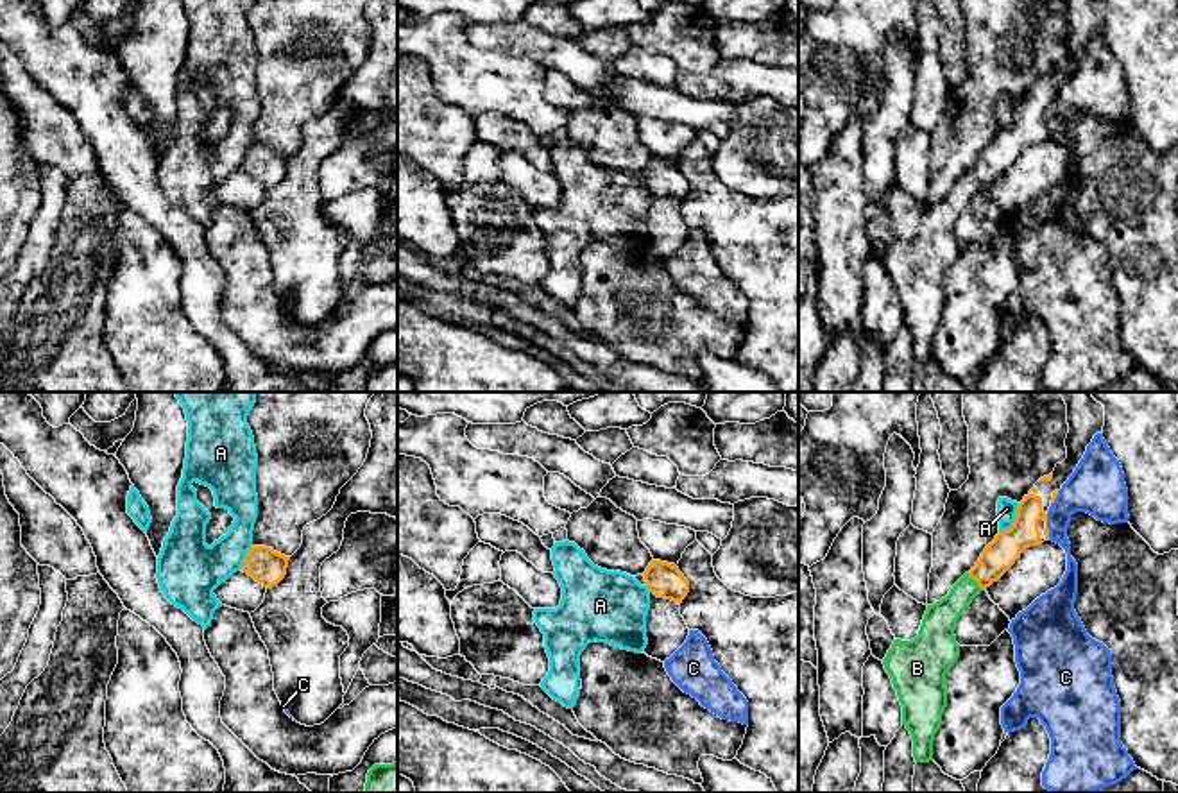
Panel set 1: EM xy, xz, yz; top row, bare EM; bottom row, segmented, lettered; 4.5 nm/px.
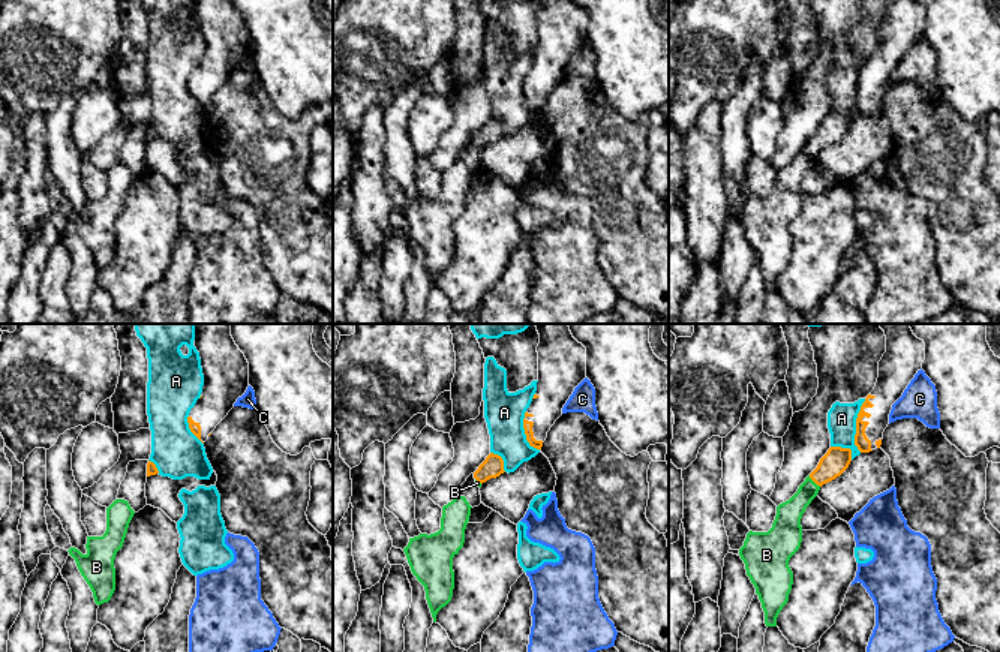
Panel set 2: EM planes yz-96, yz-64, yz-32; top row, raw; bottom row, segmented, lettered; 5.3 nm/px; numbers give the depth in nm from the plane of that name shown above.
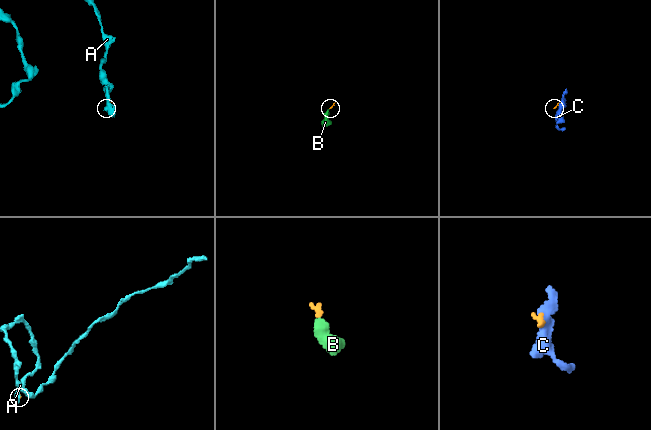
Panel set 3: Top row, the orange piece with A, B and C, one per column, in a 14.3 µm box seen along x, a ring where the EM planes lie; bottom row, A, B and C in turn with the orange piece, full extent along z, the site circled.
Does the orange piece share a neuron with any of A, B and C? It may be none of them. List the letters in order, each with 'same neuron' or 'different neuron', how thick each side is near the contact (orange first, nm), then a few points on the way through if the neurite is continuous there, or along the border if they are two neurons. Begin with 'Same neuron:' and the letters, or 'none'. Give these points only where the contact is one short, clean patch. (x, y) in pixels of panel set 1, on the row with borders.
Same neuron: B
A: different neuron; calibres 150 and 90 nm
B: same neuron; calibres 150 and 150 nm; way yz (999, 555), (976, 580), (940, 618)
C: different neuron; calibres 150 and 200 nm; border yz (1046, 514), (1049, 537)

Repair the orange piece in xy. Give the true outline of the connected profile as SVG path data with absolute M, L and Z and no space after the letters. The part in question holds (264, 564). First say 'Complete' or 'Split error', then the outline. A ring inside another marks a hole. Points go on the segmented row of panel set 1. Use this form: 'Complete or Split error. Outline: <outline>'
Complete. Outline: M251 546L242 571L260 582L263 587L270 589L285 578L288 560L290 557L281 555L272 548Z

